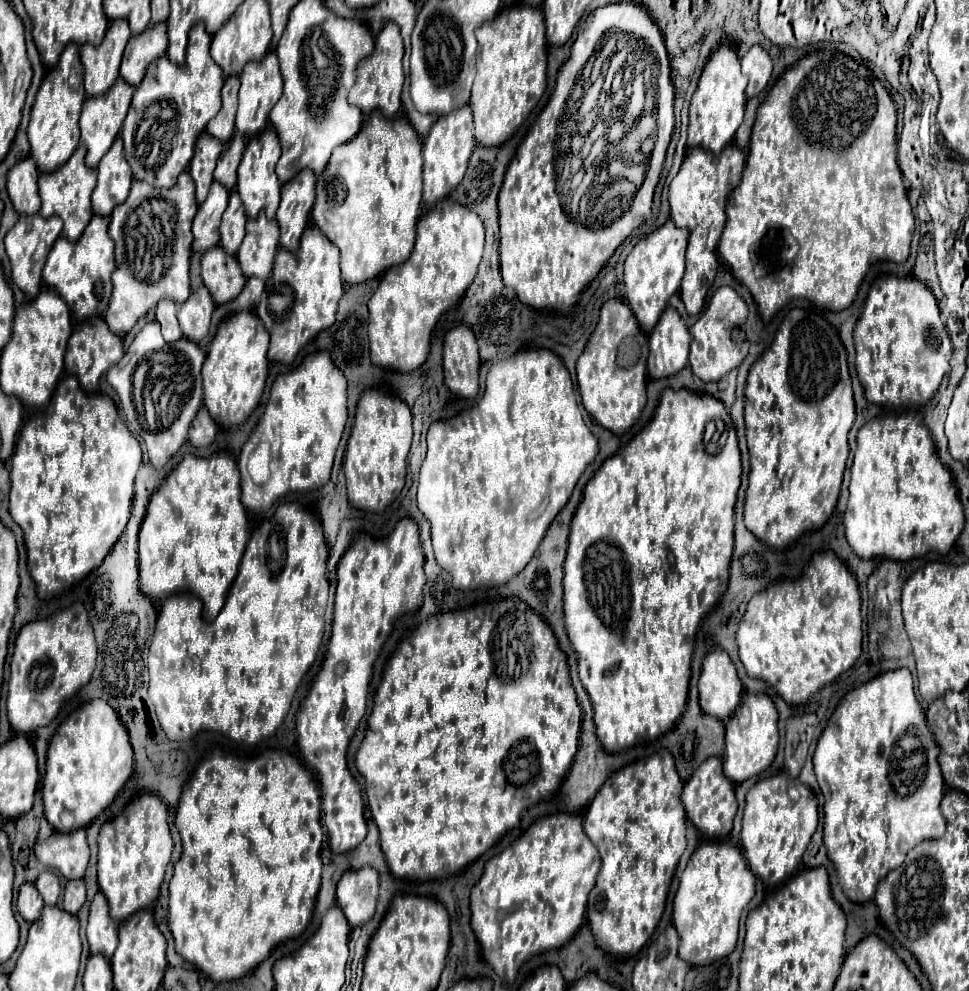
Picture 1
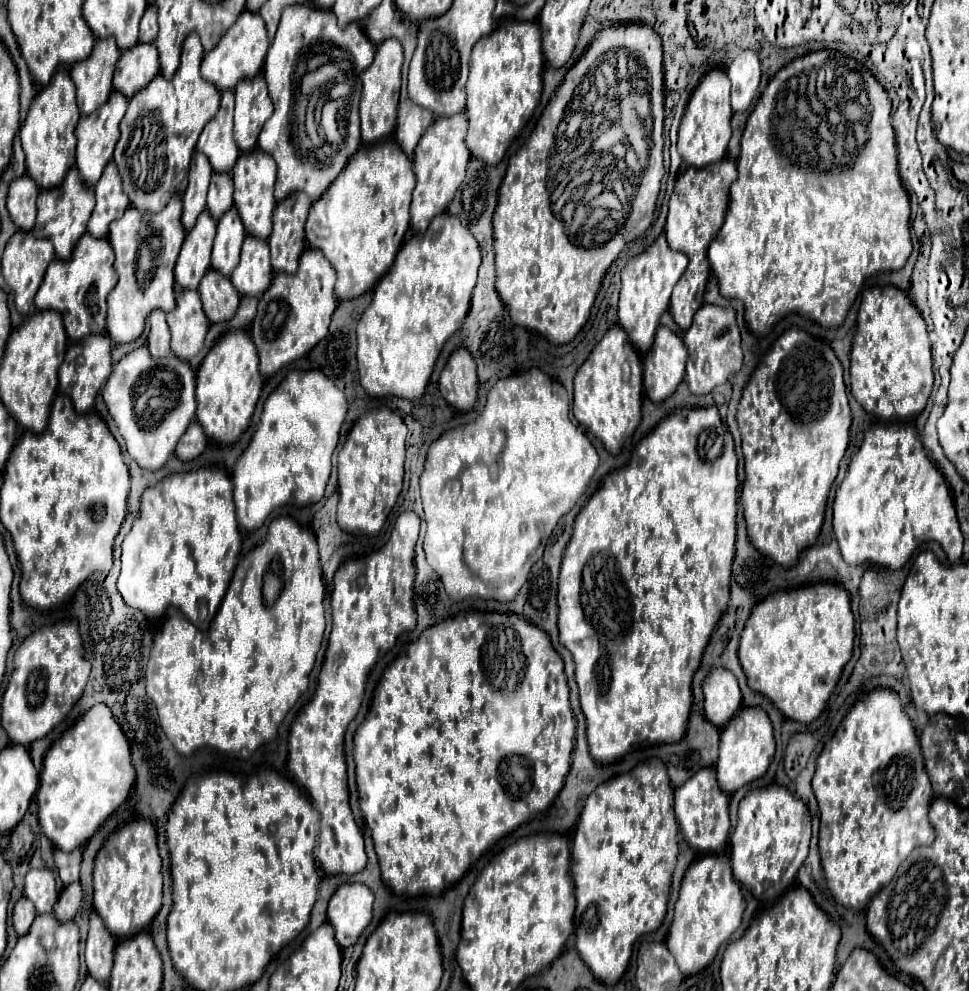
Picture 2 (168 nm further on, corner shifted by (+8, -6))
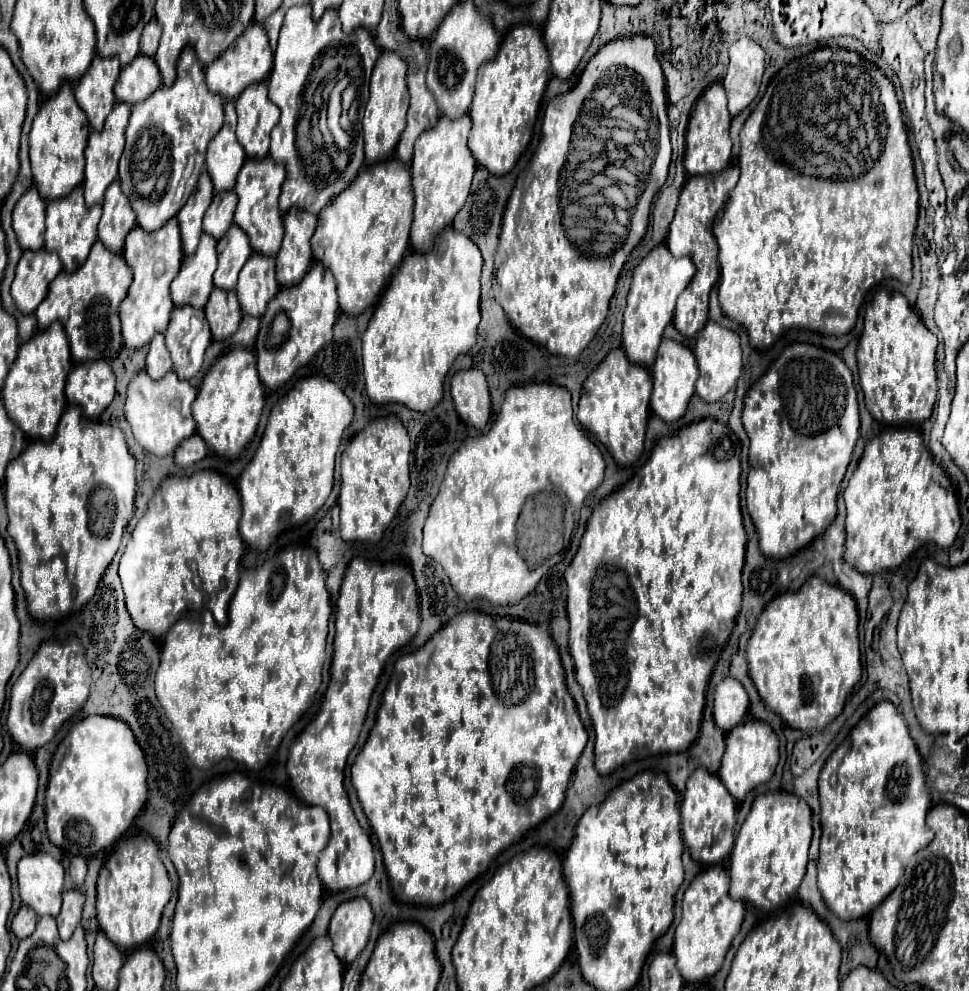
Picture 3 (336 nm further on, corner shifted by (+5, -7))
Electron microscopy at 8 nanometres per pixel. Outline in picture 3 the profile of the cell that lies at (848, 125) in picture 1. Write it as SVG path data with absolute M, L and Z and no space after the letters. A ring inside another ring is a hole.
M818 49L810 55L804 55L796 61L790 61L786 67L782 67L772 81L766 87L764 97L756 105L756 109L746 119L742 131L740 131L740 181L732 189L730 199L724 207L724 211L718 213L714 223L714 235L718 239L720 247L720 307L728 319L738 321L748 329L750 343L764 351L774 345L774 341L784 335L788 329L808 329L822 335L846 335L854 323L860 305L864 303L864 297L868 289L886 279L894 277L902 283L910 283L912 279L912 237L916 229L918 219L918 187L914 177L914 161L912 151L908 145L908 131L902 119L900 103L896 99L896 91L892 81L870 61L860 57L858 53L844 51L844 49ZM822 77L830 83L828 89L822 89Z

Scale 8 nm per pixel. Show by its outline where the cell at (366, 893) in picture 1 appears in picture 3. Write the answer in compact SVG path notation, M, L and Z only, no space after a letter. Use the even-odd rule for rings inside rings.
M354 899L338 905L332 915L328 937L334 943L334 953L342 963L352 963L370 939L374 913L366 899Z

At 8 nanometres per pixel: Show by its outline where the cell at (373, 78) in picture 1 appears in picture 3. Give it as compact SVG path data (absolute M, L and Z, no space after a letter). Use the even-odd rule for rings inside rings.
M384 51L374 65L370 79L370 99L362 119L364 143L366 143L366 165L380 163L394 153L394 147L406 127L406 113L410 107L410 95L406 89L406 61L396 53Z

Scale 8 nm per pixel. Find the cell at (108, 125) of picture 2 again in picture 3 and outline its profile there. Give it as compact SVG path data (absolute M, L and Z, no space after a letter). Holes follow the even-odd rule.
M116 103L114 111L110 113L110 119L106 119L106 127L102 131L92 131L86 147L86 177L84 177L84 199L86 207L92 207L94 203L102 203L104 193L112 181L118 179L118 161L124 149L124 131L130 117L130 105L128 103Z

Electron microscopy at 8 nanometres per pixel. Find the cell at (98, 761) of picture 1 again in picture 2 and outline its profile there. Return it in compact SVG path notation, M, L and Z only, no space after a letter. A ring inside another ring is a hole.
M105 704L85 712L45 754L37 806L43 834L63 852L83 846L89 836L127 800L135 782L129 742Z

